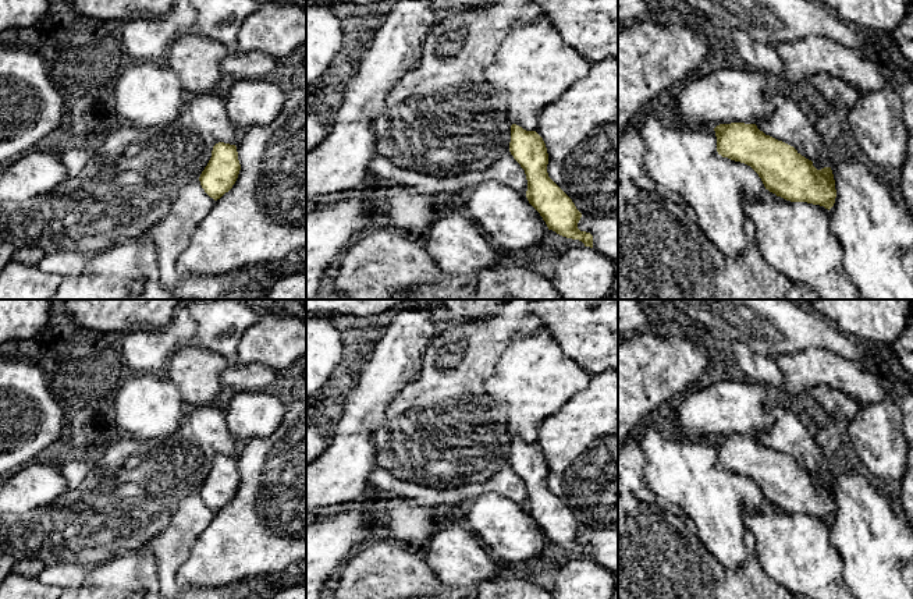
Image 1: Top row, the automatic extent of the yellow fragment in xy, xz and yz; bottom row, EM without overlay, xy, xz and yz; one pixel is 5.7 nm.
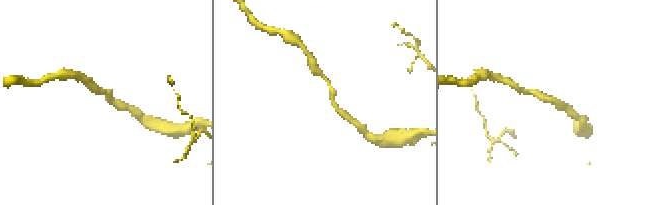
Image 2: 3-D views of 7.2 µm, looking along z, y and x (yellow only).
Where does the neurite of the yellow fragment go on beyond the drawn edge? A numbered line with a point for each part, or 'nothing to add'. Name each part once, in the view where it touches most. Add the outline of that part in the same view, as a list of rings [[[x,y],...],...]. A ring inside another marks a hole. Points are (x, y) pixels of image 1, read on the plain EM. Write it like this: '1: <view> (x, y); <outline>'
nothing to add

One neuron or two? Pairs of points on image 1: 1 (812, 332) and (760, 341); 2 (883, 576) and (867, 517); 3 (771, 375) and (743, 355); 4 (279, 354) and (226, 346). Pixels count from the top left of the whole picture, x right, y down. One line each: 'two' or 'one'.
1: one
2: one
3: one
4: two

